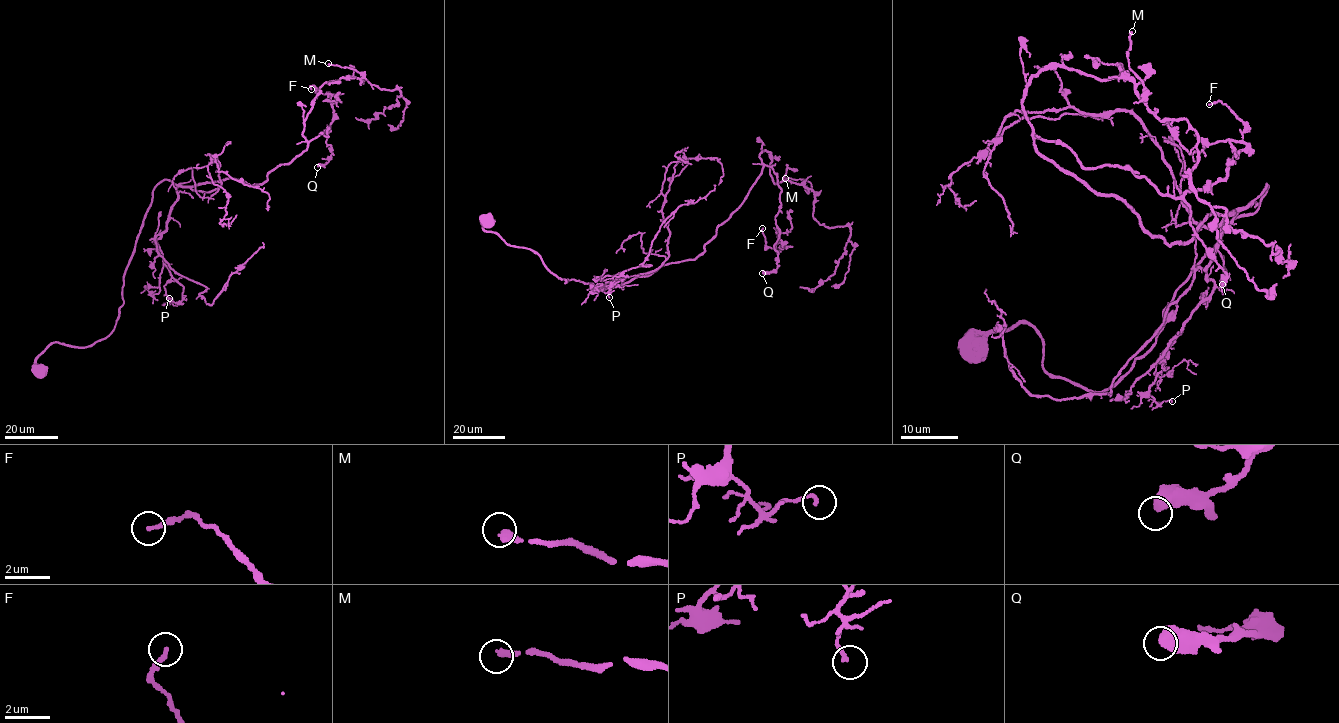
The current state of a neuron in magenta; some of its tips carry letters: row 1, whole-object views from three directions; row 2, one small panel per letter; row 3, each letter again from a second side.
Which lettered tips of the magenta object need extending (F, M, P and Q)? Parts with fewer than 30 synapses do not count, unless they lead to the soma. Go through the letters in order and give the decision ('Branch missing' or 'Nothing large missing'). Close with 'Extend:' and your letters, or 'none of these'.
F: Nothing large missing
M: Branch missing
P: Nothing large missing
Q: Nothing large missing
Extend: M

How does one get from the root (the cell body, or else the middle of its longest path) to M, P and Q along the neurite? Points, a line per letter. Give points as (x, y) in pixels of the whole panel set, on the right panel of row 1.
M: (976, 348), (1025, 323), (1108, 388), (1259, 207), (1168, 244), (1037, 151), (1030, 77), (1143, 99), (1132, 31)
P: (976, 348), (1025, 323), (1046, 373), (1108, 388), (1267, 185), (1163, 356), (1149, 394), (1172, 401)
Q: (976, 348), (1025, 323), (1046, 373), (1108, 388), (1267, 188), (1168, 244), (1036, 138), (1183, 200), (1222, 284)

